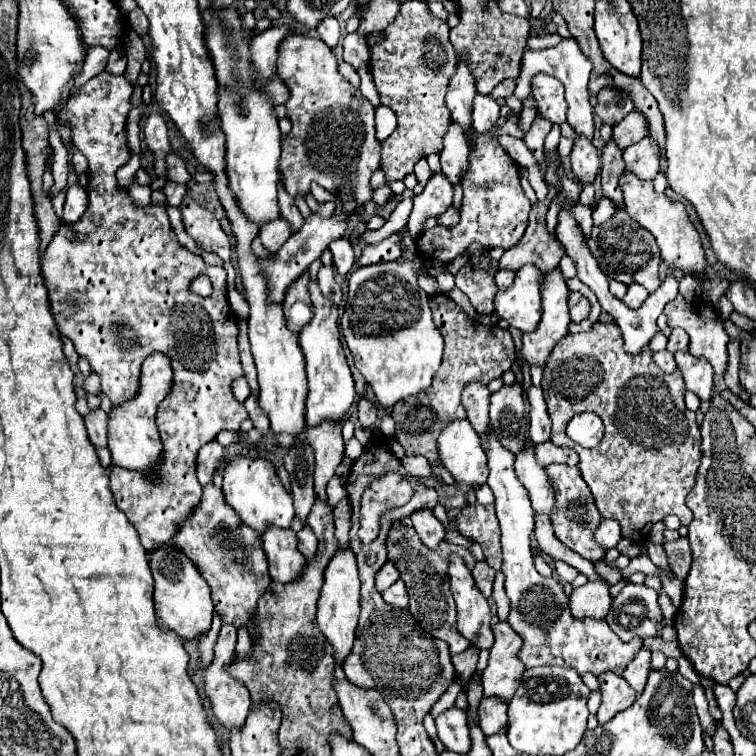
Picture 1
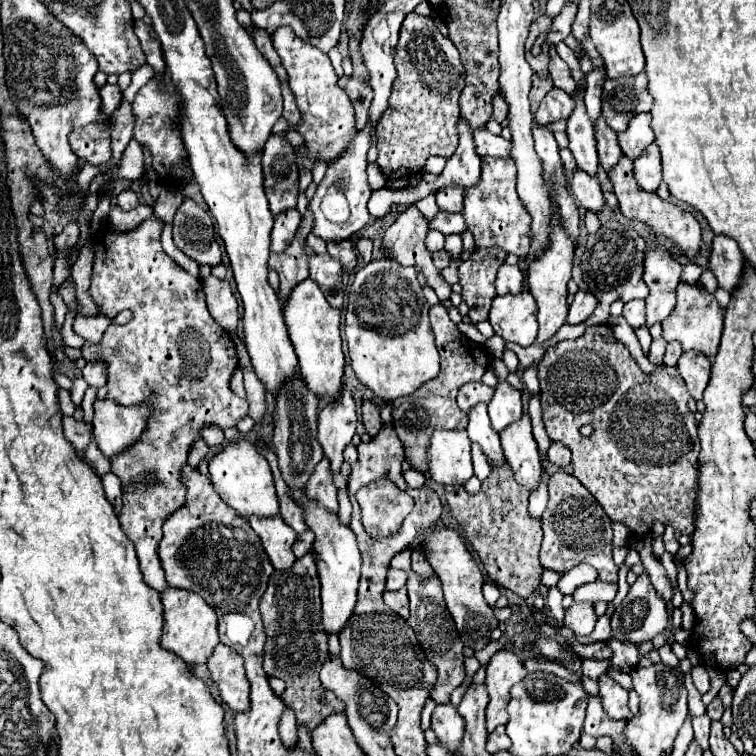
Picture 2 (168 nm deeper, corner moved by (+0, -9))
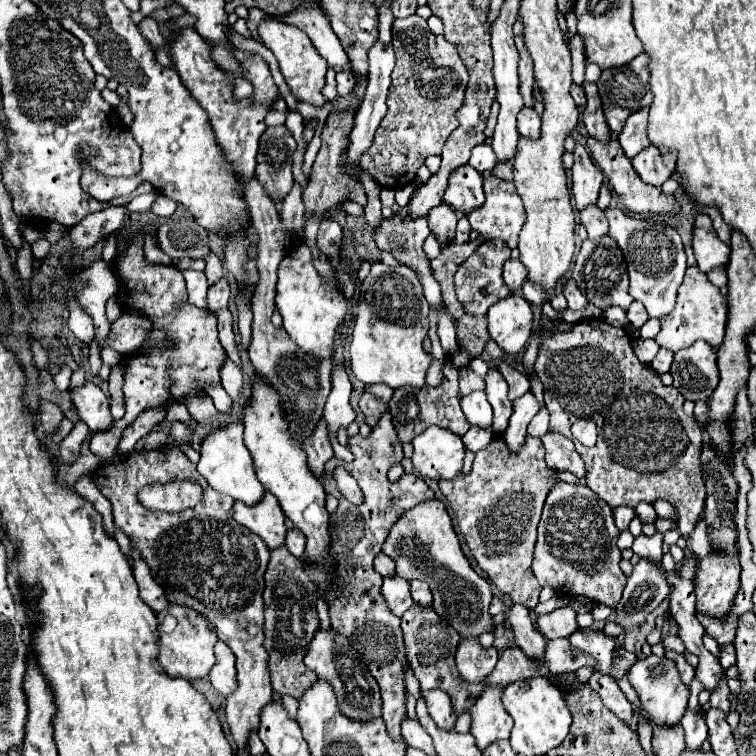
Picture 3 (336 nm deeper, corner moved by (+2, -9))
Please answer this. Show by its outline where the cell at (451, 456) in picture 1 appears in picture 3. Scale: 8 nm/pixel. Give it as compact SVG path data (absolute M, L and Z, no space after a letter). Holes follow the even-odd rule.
M431 426L415 436L411 444L411 460L419 476L431 480L453 480L461 472L465 444L459 434L453 434L439 426Z

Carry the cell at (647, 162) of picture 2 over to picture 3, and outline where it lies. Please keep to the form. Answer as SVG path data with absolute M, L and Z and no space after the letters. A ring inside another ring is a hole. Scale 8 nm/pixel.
M653 144L633 158L633 168L645 184L661 186L675 170L675 156L663 156Z

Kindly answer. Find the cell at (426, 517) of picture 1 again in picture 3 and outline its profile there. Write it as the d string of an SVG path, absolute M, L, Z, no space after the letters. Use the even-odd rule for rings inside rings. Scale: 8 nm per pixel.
M411 580L409 584L411 584L411 596L413 596L415 602L419 602L419 604L431 604L433 598L431 598L431 588L429 588L427 582L423 582L423 580Z

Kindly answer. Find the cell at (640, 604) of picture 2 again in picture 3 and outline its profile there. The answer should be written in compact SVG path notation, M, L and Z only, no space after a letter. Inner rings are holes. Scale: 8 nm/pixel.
M639 560L633 566L633 574L627 580L623 590L623 598L617 604L615 622L623 626L623 630L633 630L645 624L647 616L667 598L667 582L663 580L663 572L655 568L655 564L647 564L647 560Z

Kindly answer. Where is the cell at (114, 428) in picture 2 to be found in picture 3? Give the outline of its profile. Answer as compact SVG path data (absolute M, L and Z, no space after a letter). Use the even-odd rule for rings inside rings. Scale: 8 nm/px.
M85 382L83 388L73 390L73 404L77 414L93 432L105 432L115 422L115 418L111 416L109 398L93 382Z

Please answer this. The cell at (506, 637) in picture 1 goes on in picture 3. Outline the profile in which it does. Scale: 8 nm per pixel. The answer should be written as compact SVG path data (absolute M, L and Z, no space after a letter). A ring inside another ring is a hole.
M485 684L479 700L471 706L471 734L481 750L495 740L509 738L513 720L501 704L501 694L503 686L495 688Z

